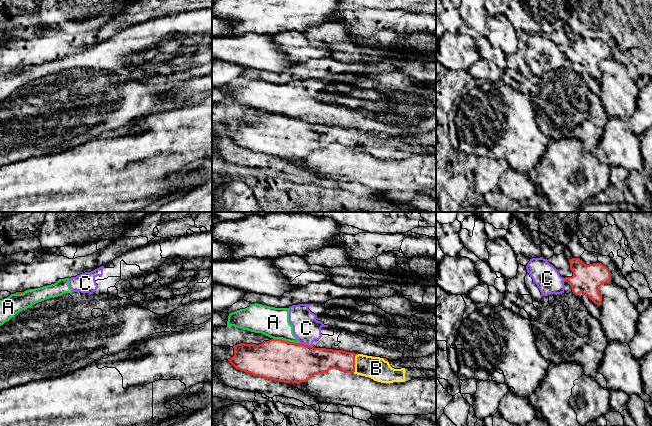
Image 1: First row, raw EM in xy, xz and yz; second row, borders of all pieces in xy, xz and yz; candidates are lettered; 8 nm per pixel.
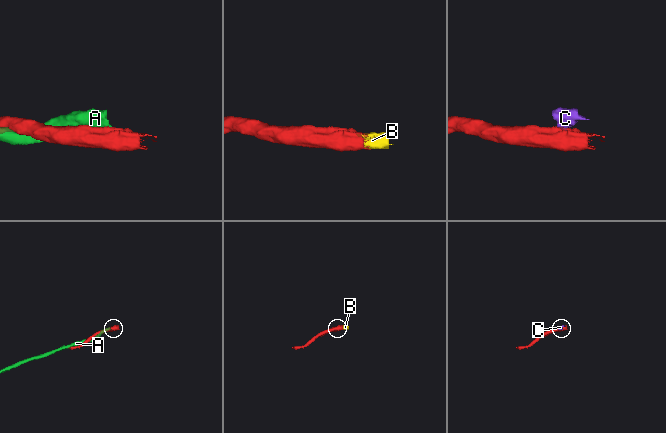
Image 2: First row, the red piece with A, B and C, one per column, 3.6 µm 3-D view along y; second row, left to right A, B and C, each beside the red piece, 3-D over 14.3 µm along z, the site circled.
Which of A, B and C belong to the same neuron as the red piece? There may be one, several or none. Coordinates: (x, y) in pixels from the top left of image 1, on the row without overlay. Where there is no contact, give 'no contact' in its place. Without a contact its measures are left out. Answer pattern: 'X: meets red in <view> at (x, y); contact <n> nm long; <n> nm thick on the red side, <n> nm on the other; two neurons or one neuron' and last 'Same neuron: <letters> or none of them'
A: meets red in xz at (286, 117); contact 220 nm long; 320 nm thick on the red side, 240 nm on the other; two neurons
B: meets red in xz at (354, 139); contact 170 nm long; 190 nm thick on the red side, 190 nm on the other; one neuron
C: meets red in xz at (306, 121); contact 120 nm long; 320 nm thick on the red side, 220 nm on the other; two neurons
Same neuron: B

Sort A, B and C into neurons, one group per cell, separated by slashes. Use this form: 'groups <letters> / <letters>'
groups A C / B

